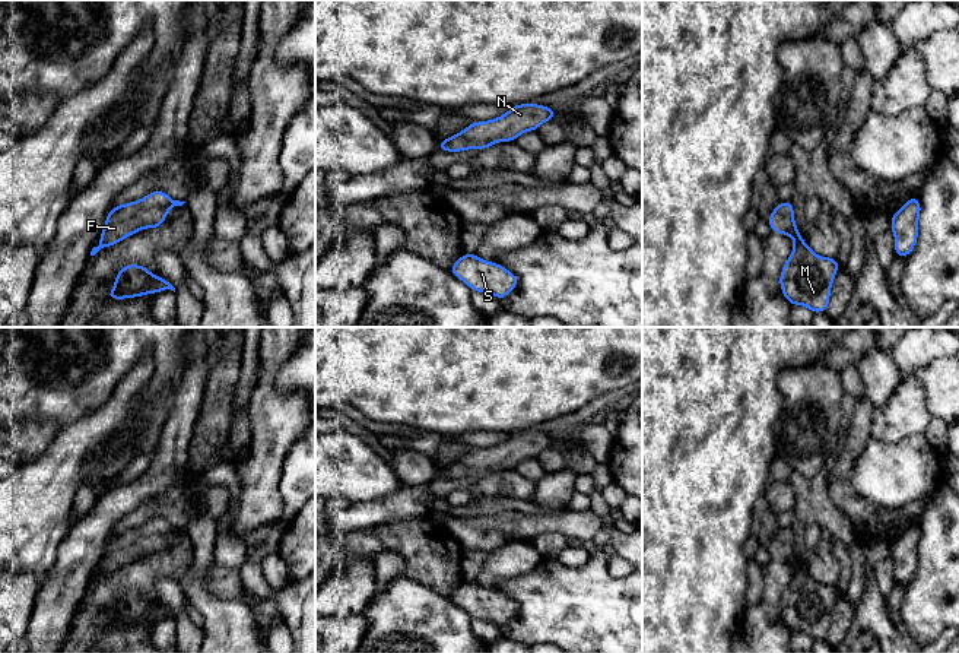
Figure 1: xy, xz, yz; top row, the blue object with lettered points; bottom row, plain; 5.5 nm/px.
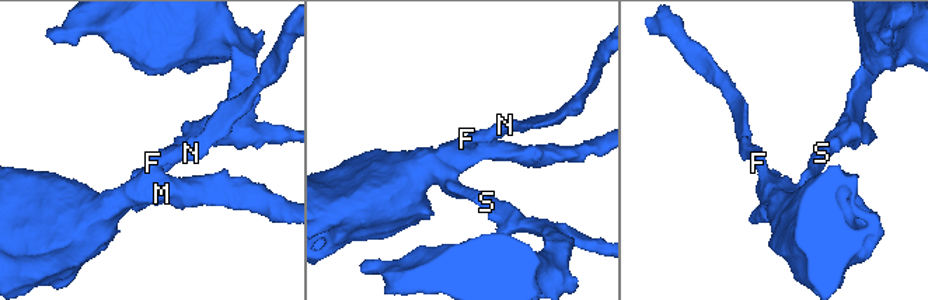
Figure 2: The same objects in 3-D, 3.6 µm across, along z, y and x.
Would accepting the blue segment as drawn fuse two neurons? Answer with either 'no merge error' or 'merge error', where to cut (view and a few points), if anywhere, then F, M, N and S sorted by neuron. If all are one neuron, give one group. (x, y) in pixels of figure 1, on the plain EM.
no merge error; cut none; groups F M N S

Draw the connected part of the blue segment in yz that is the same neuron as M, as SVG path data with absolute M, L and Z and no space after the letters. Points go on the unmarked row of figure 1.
M779 529L768 551L774 561L788 562L794 568L794 576L779 600L784 625L791 633L807 634L813 641L826 640L839 589L817 583L800 564L791 529Z

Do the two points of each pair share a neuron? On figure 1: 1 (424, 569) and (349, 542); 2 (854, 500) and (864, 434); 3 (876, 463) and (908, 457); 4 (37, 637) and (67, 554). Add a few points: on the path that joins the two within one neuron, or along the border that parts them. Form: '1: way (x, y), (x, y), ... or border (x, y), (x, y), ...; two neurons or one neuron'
1: way (405, 550), (397, 542), (368, 542); one neuron
2: way (844, 484), (844, 463), (851, 450); one neuron
3: way (883, 463), (901, 463); one neuron
4: way (53, 617), (56, 595), (62, 587), (63, 574); one neuron

